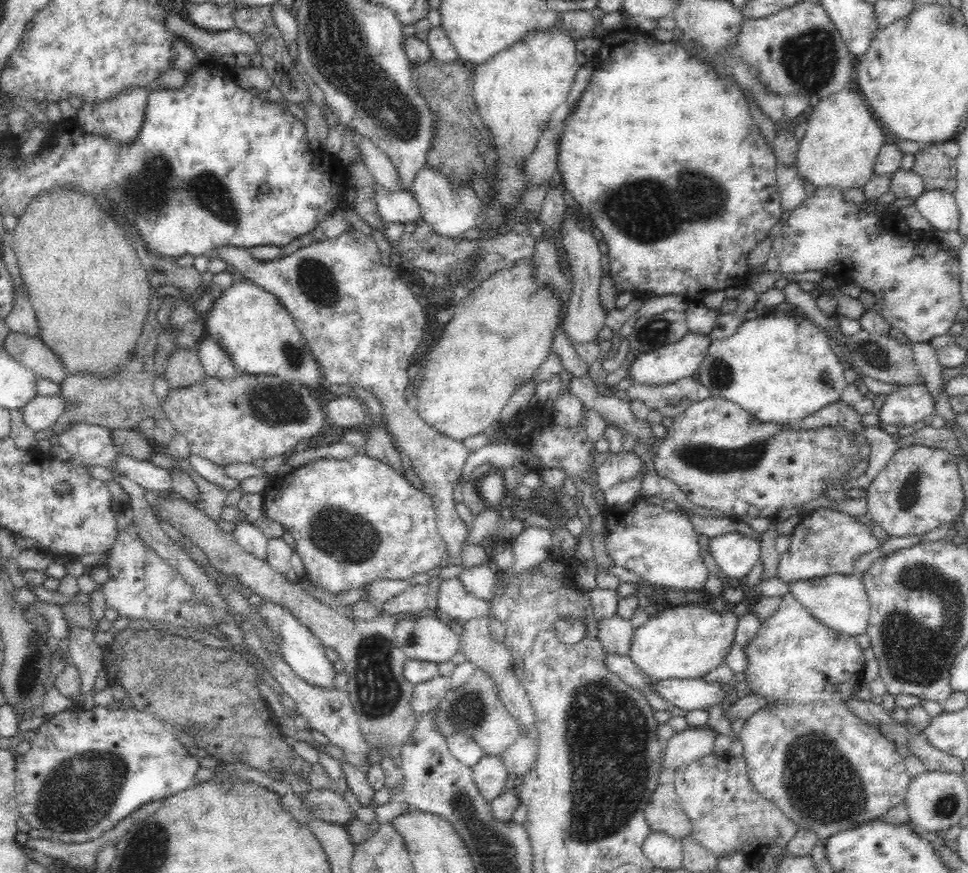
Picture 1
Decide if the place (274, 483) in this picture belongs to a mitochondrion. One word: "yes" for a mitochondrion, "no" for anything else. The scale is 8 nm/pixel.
no

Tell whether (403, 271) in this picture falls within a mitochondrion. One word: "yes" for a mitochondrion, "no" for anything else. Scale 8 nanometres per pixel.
no

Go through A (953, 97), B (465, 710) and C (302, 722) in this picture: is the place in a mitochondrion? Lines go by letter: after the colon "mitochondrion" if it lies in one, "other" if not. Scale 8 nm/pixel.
A: other
B: mitochondrion
C: other

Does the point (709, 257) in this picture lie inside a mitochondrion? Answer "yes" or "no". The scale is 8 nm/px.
no

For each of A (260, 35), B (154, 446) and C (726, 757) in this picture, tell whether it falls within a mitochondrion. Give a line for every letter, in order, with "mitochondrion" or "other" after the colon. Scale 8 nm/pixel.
A: mitochondrion
B: other
C: other

